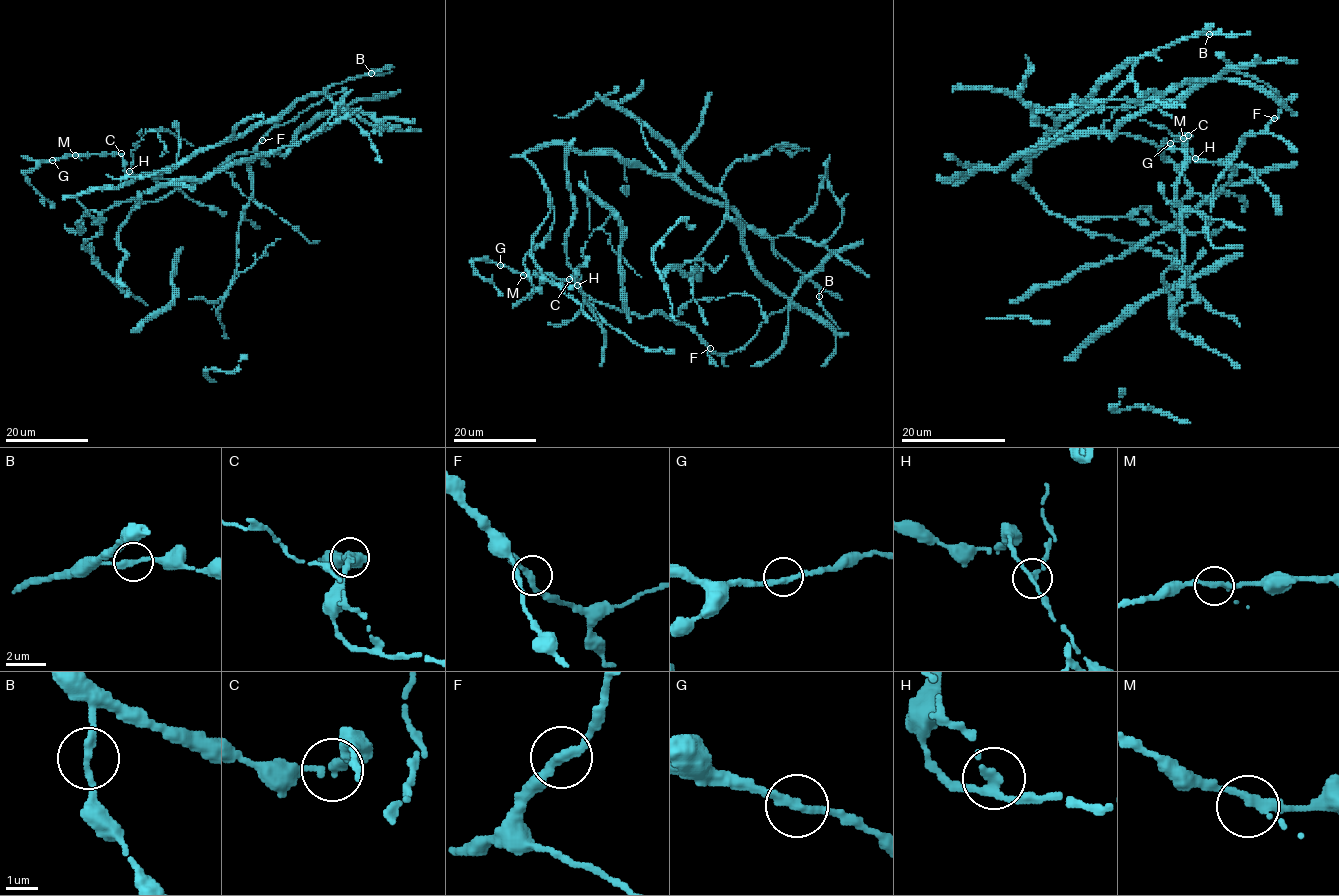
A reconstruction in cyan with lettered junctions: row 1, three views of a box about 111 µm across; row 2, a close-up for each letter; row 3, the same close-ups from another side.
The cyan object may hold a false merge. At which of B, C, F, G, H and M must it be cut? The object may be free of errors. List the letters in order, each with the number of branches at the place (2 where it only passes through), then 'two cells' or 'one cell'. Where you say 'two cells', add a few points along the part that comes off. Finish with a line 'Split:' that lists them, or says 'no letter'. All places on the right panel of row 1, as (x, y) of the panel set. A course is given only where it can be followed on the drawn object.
B: 2 branches meet; one cell
C: 2 branches meet; one cell
F: 2 branches meet; one cell
G: 2 branches meet; one cell
H: 2 branches meet; two cells; foreign part runs (1196, 157), (1179, 137), (1166, 127), (1136, 118), (1124, 105), (1153, 105), (1185, 126)
M: 2 branches meet; one cell
Split: H

